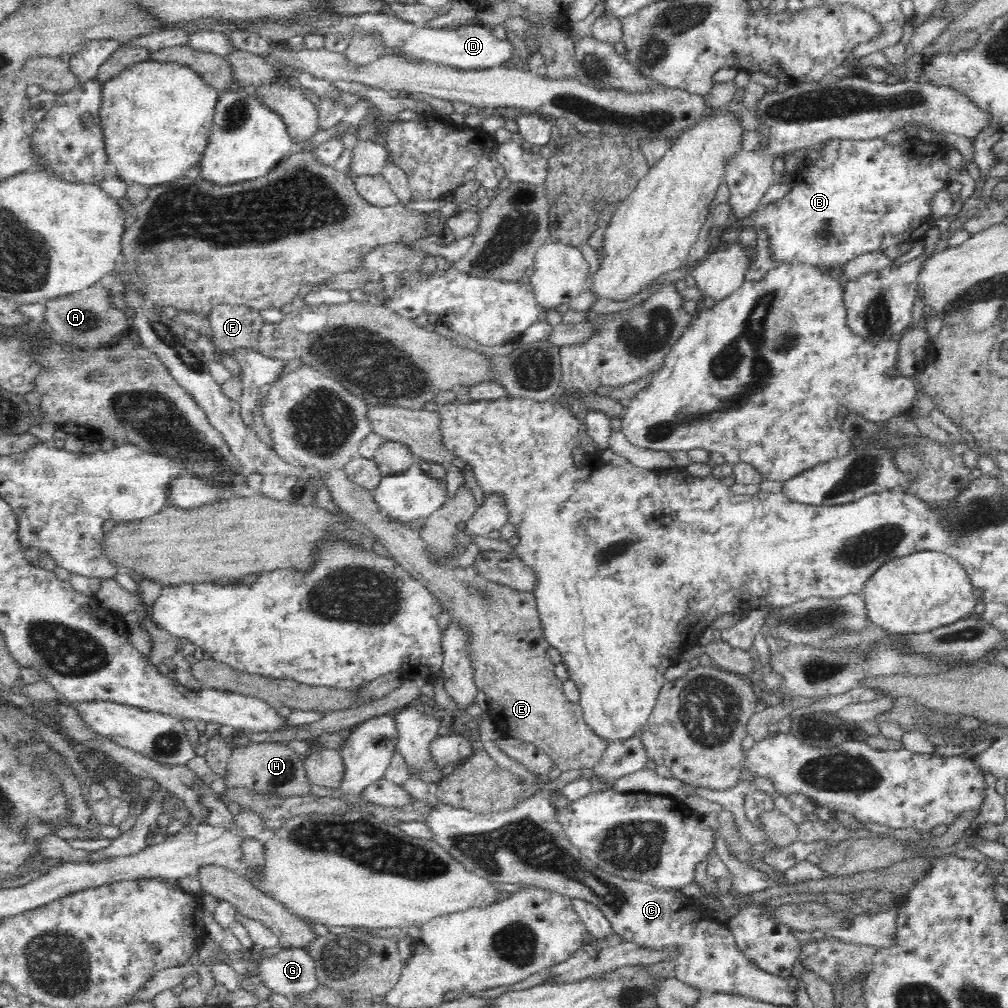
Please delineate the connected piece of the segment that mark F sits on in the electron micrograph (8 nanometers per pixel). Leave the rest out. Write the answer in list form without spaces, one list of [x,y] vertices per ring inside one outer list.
[[[220,303],[209,310],[206,319],[210,320],[216,362],[226,356],[235,358],[240,350],[258,348],[265,322],[257,310]]]

